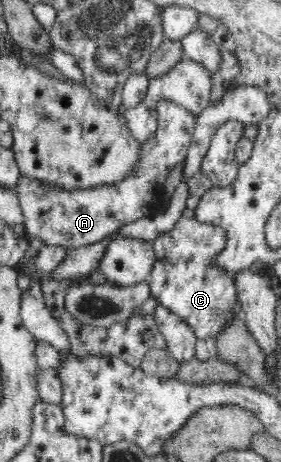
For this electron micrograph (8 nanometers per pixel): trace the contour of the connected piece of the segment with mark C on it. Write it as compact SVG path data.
M189 195L172 231L158 235L153 242L155 263L146 280L158 305L190 322L198 339L208 339L216 338L242 311L237 303L236 287L233 287L235 273L227 272L215 263L215 257L227 243L226 233L220 227L198 221L195 218L198 205L199 198Z

